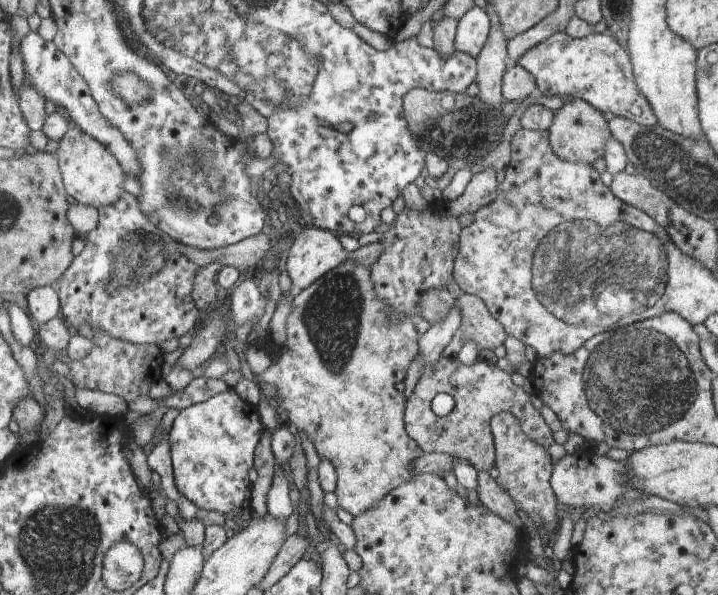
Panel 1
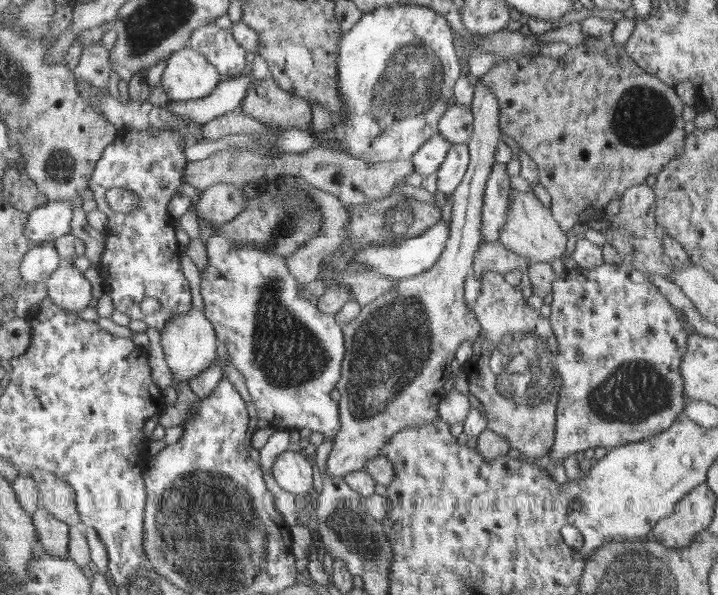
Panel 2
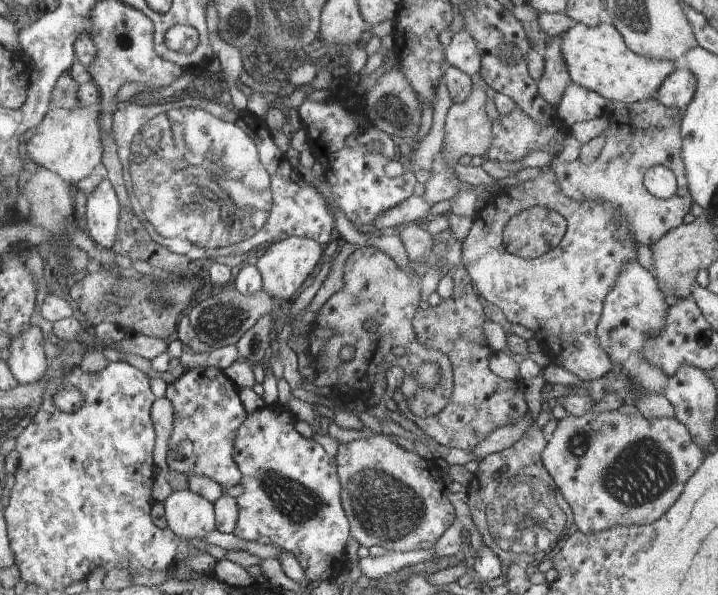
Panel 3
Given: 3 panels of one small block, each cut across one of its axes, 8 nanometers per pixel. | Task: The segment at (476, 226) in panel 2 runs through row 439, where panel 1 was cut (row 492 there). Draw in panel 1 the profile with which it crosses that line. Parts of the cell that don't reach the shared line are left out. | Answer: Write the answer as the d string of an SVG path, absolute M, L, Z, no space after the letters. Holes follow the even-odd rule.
M347 259L339 268L297 293L288 318L286 349L280 353L277 366L271 366L261 378L263 385L267 382L279 392L288 422L305 432L321 459L331 460L335 465L338 504L353 517L361 516L389 492L414 478L413 462L426 453L407 432L404 418L408 398L395 388L395 382L408 375L420 354L421 335L415 319L407 314L391 314L391 308L375 290L371 267Z

